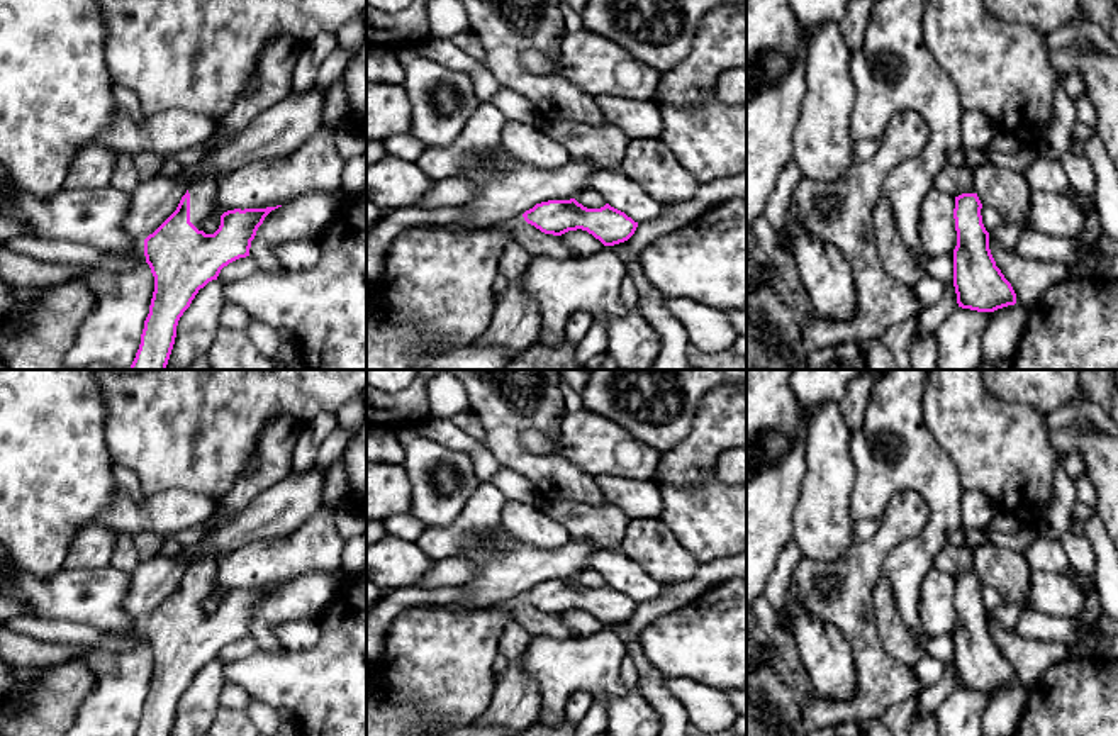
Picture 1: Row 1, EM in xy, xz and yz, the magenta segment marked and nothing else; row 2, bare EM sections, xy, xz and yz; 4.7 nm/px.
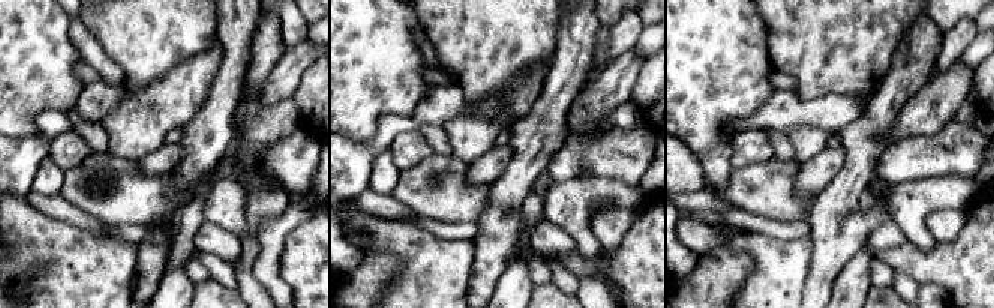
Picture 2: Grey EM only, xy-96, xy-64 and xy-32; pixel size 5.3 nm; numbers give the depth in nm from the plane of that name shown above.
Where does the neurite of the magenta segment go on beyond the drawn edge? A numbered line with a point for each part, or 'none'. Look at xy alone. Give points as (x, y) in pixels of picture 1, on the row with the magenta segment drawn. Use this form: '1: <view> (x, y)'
1: xy (202, 192)

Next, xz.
none

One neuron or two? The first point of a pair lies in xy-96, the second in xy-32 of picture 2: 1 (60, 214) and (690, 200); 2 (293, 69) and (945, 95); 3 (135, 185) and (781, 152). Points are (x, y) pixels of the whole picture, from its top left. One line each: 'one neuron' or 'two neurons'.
1: one neuron
2: one neuron
3: two neurons

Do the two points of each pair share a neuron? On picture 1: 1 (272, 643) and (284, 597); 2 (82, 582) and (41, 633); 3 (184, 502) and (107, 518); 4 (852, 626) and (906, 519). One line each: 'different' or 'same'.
1: same
2: different
3: same
4: same

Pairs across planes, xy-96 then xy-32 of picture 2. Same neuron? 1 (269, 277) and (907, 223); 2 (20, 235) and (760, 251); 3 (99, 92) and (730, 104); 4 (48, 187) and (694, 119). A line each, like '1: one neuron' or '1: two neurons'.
1: two neurons
2: one neuron
3: two neurons
4: one neuron

